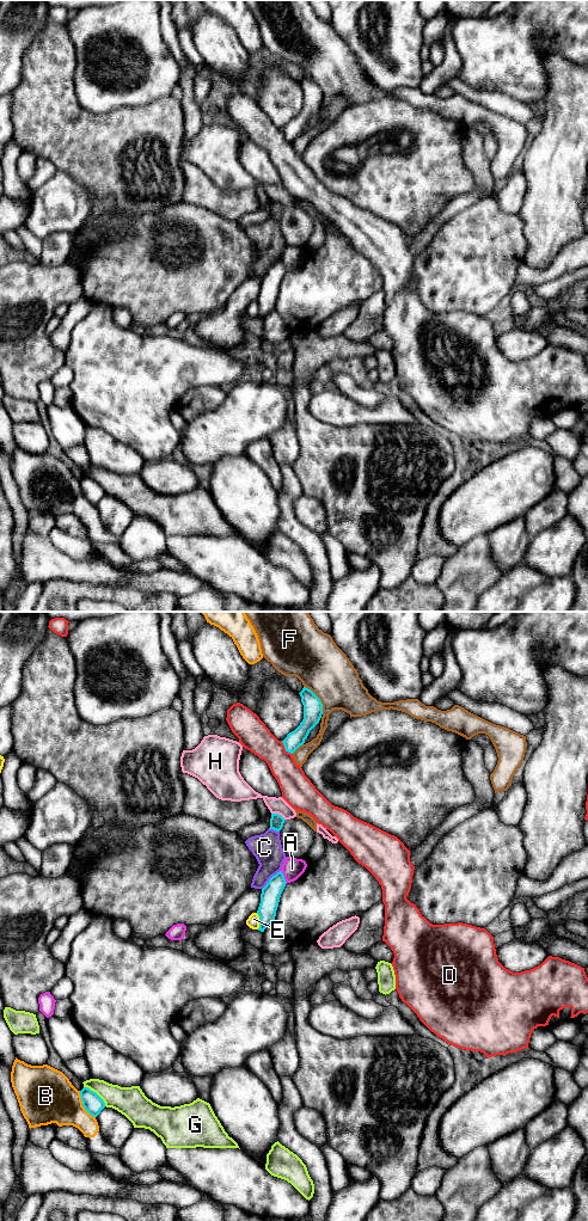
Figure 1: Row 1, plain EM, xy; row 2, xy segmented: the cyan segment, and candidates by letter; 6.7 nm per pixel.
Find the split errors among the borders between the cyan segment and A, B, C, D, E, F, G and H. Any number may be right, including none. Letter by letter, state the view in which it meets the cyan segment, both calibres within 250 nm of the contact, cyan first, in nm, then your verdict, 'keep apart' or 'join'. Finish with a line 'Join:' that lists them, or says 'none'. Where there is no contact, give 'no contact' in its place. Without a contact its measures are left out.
A: xy | 130/140 nm | keep apart
B: xy | 140/360 nm | keep apart
C: xy | 130/200 nm | keep apart
D: xy | 120/200 nm | keep apart
E: xy | 130/80 nm | join
F: xy | 130/340 nm | keep apart
G: xy | 140/200 nm | keep apart
H: xy | 100/110 nm | keep apart
Join: E

